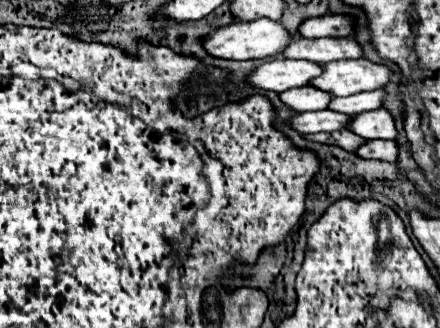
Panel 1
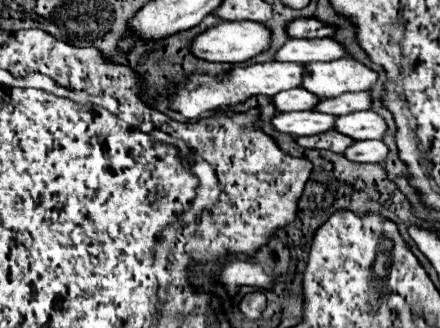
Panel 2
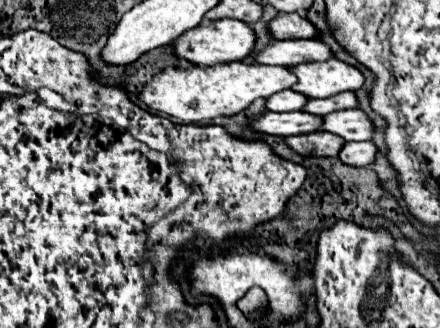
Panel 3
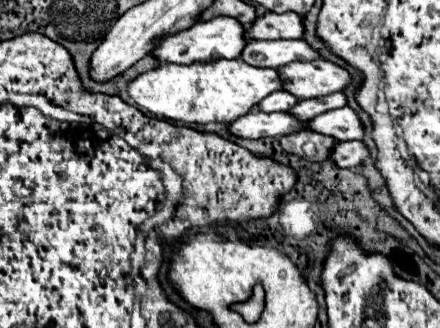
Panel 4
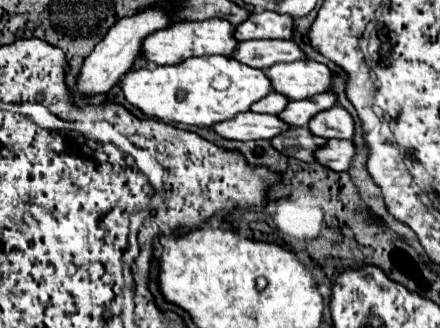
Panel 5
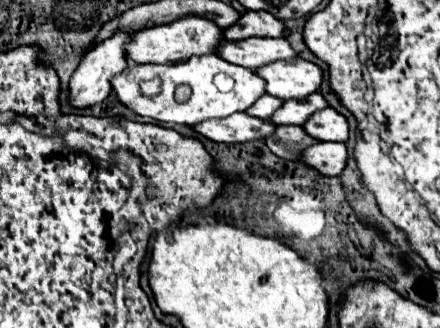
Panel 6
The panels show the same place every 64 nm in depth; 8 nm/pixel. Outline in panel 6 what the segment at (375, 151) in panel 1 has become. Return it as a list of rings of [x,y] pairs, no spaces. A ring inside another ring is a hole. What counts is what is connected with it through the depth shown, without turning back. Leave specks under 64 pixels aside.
[[[318,142],[306,148],[300,162],[314,168],[324,176],[338,176],[346,166],[346,144],[344,142]]]

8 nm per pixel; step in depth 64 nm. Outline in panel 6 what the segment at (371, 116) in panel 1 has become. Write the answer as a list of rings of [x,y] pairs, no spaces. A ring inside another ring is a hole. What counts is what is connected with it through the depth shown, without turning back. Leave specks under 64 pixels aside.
[[[322,108],[314,112],[302,126],[314,140],[320,142],[346,142],[348,140],[348,122],[334,108]]]

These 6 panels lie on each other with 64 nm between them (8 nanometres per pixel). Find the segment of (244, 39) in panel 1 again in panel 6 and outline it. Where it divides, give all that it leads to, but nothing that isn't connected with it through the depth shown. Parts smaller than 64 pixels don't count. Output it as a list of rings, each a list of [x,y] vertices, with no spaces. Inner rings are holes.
[[[182,16],[180,20],[174,20],[172,24],[162,24],[154,28],[144,28],[132,34],[132,40],[126,44],[126,58],[144,64],[174,64],[174,62],[184,62],[192,56],[202,56],[202,54],[212,54],[216,52],[218,44],[224,40],[222,28],[218,28],[214,22],[204,20],[200,16]]]

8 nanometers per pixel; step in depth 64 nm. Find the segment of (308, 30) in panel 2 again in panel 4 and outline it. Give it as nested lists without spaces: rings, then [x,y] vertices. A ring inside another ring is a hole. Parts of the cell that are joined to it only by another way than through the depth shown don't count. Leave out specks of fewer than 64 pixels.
[[[266,12],[264,16],[258,16],[248,30],[244,30],[248,40],[276,40],[276,38],[302,38],[304,26],[302,18],[294,12],[276,14]]]

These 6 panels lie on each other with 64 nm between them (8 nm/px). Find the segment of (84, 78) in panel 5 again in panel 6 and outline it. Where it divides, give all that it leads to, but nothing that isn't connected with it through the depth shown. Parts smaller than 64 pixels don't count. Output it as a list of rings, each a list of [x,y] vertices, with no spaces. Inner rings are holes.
[[[118,32],[82,56],[80,66],[74,70],[74,74],[70,78],[70,86],[68,86],[68,104],[72,108],[76,108],[76,110],[92,108],[110,94],[110,78],[120,74],[128,66],[126,54],[124,54],[124,44],[128,40],[130,40],[130,32]]]

